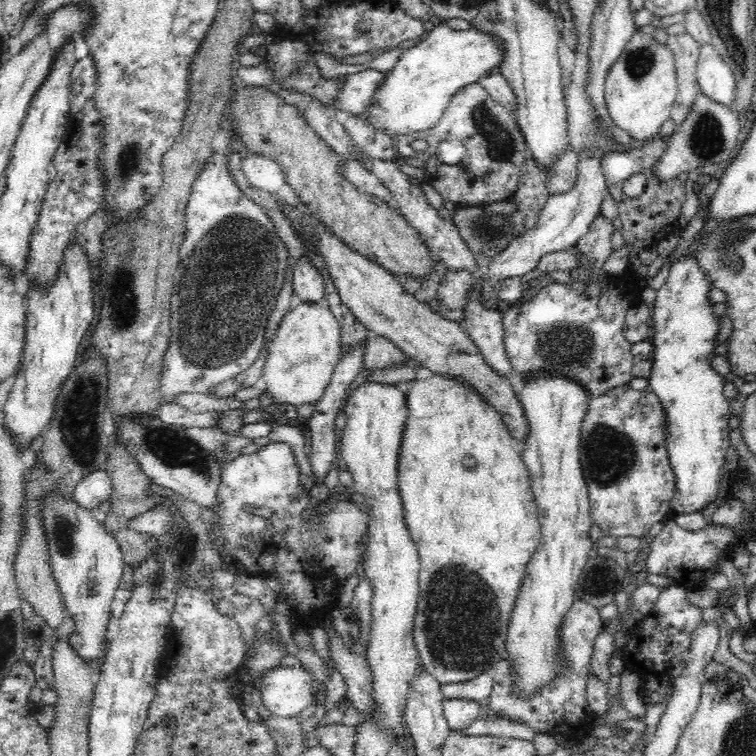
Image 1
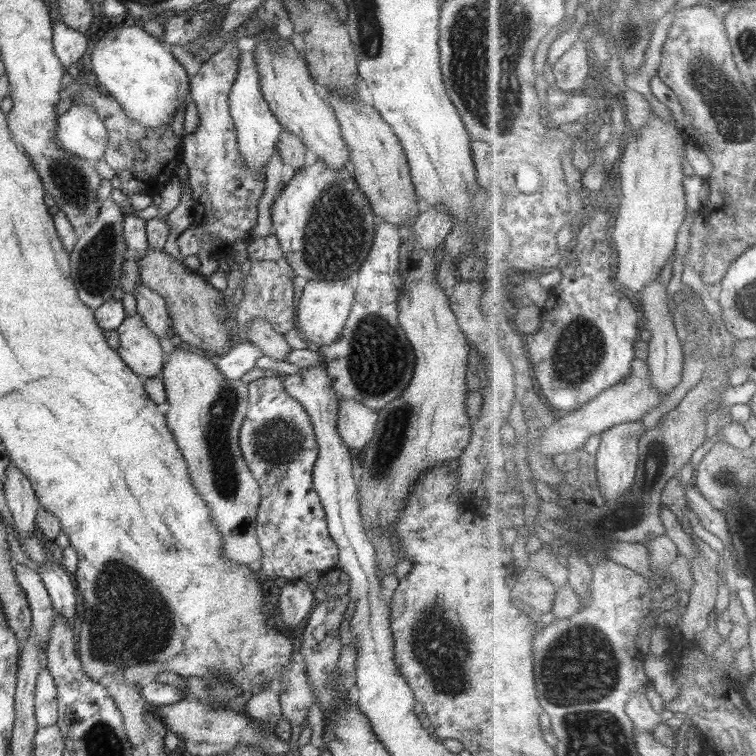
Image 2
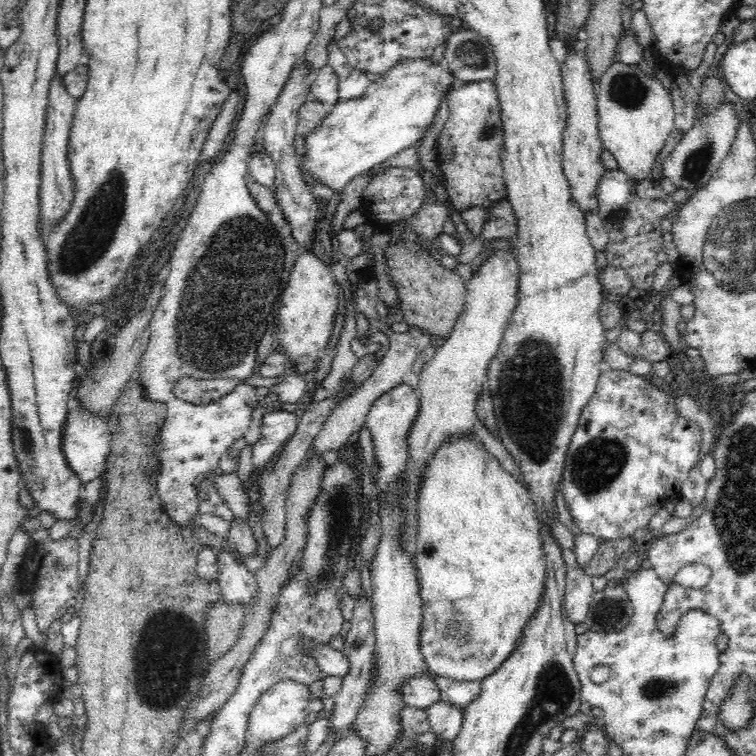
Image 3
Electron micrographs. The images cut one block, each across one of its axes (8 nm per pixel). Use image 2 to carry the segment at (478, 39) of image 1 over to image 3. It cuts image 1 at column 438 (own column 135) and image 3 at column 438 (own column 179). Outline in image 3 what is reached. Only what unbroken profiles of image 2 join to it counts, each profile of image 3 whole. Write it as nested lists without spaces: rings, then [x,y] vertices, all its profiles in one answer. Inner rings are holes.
[[[430,58],[398,61],[374,82],[370,81],[364,94],[352,100],[338,100],[334,106],[329,107],[320,126],[316,126],[316,130],[304,139],[305,154],[300,160],[300,171],[302,174],[310,174],[334,192],[342,192],[345,184],[354,176],[374,168],[376,164],[386,162],[390,157],[412,146],[416,140],[423,138],[426,127],[434,122],[444,95],[451,91],[455,83],[457,80],[454,75]]]

